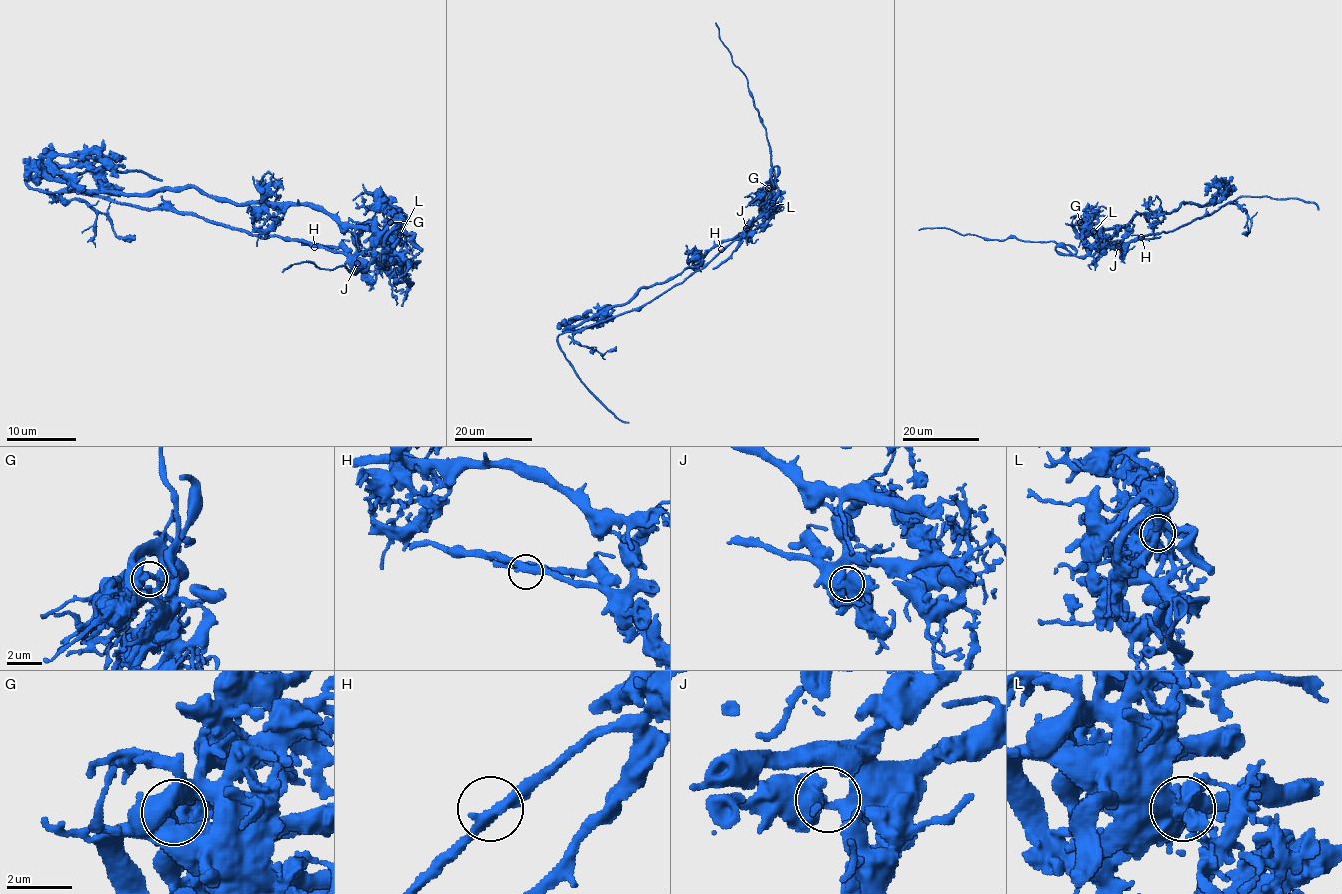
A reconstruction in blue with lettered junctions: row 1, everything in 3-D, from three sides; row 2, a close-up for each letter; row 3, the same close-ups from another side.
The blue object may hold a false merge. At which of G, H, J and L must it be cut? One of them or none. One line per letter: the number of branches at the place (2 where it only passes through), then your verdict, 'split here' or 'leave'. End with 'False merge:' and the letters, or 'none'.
G: branches 2; leave
H: branches 2; leave
J: branches 2; leave
L: branches 2; split here
False merge: L

